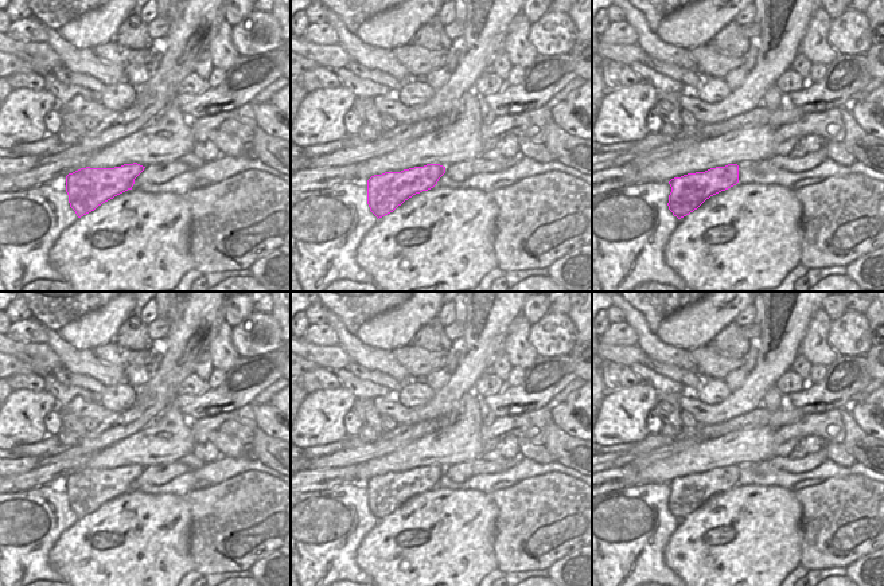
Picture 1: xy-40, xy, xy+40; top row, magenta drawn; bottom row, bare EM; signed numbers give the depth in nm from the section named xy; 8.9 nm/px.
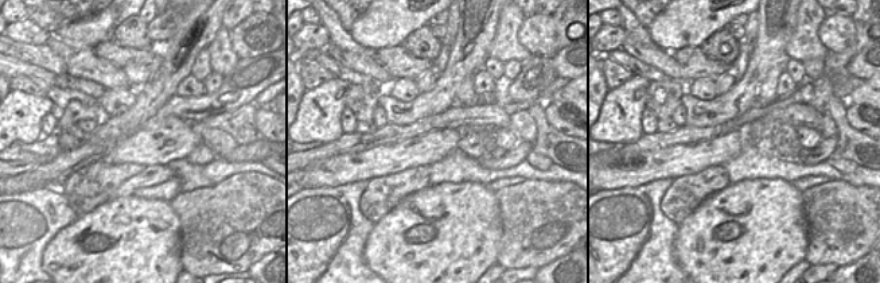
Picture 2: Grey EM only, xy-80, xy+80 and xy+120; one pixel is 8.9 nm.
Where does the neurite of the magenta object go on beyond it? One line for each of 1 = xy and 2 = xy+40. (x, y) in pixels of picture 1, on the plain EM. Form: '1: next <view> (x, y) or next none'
1: next none
2: next none

